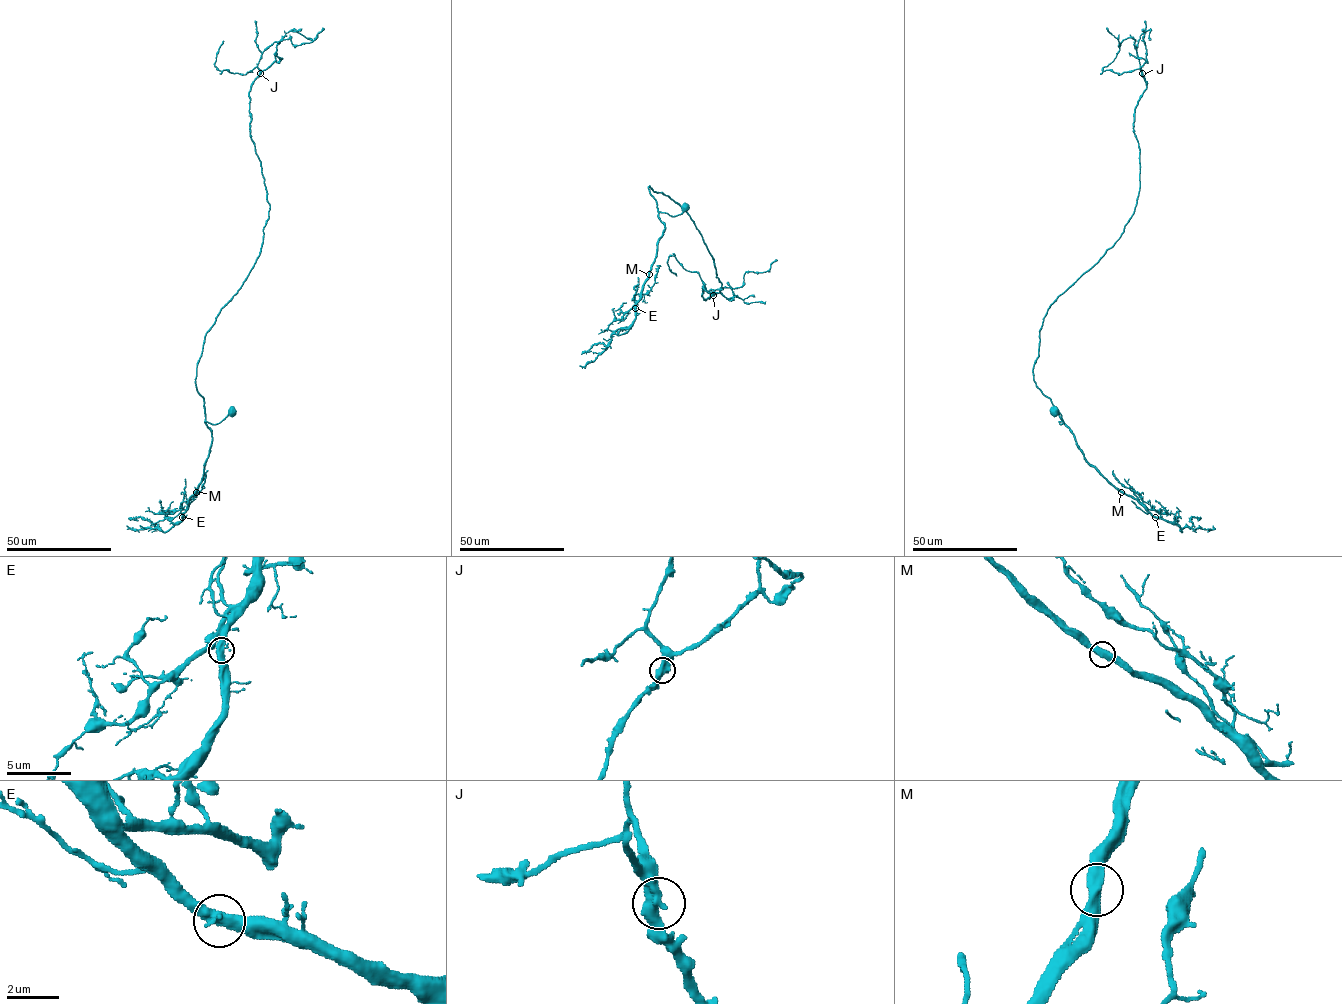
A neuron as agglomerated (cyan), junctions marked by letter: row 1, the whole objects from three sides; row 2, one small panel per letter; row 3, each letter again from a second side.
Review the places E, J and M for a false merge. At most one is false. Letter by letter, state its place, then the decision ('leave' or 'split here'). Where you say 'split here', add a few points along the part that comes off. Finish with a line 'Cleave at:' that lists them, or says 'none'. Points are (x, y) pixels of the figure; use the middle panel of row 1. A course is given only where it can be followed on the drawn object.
E: at (635, 308); leave
J: at (713, 295); leave
M: at (649, 274); leave
Cleave at: none

